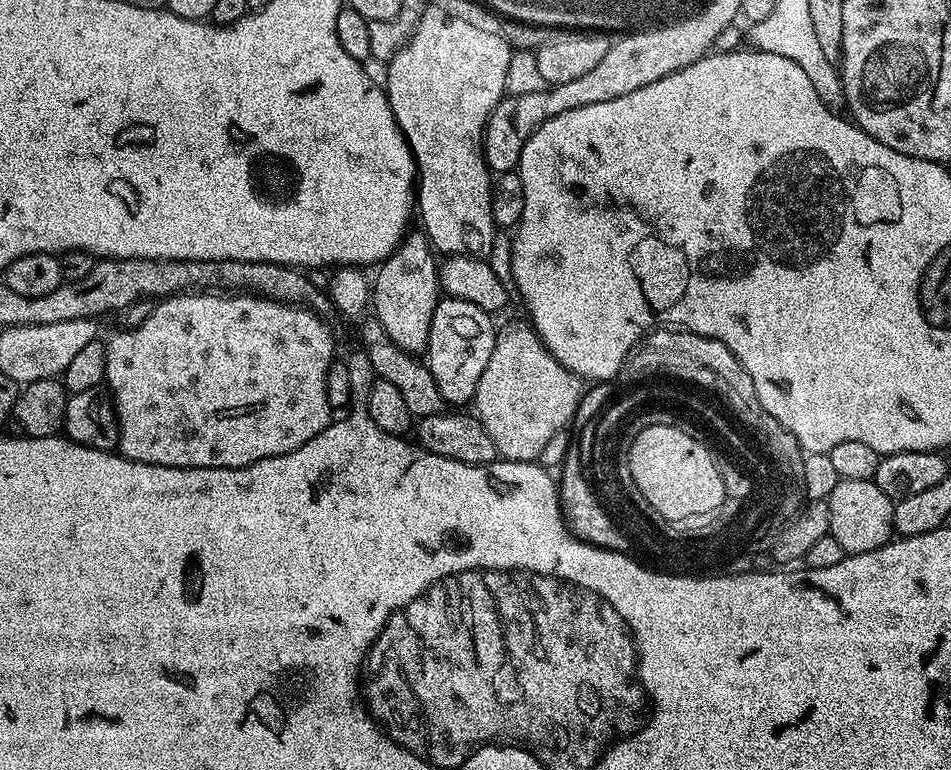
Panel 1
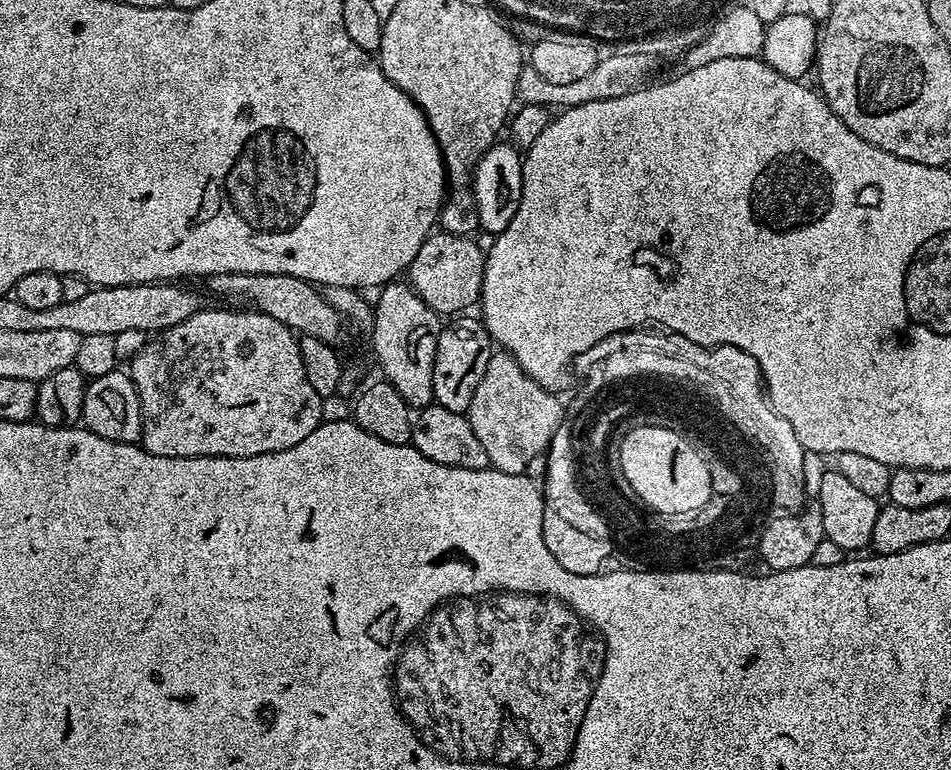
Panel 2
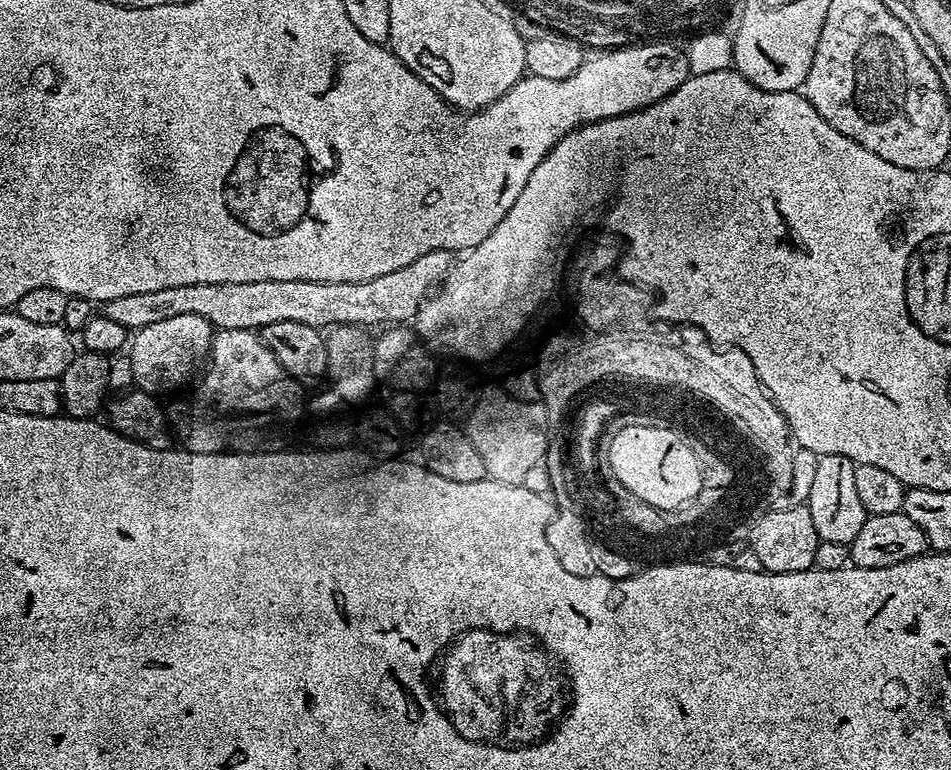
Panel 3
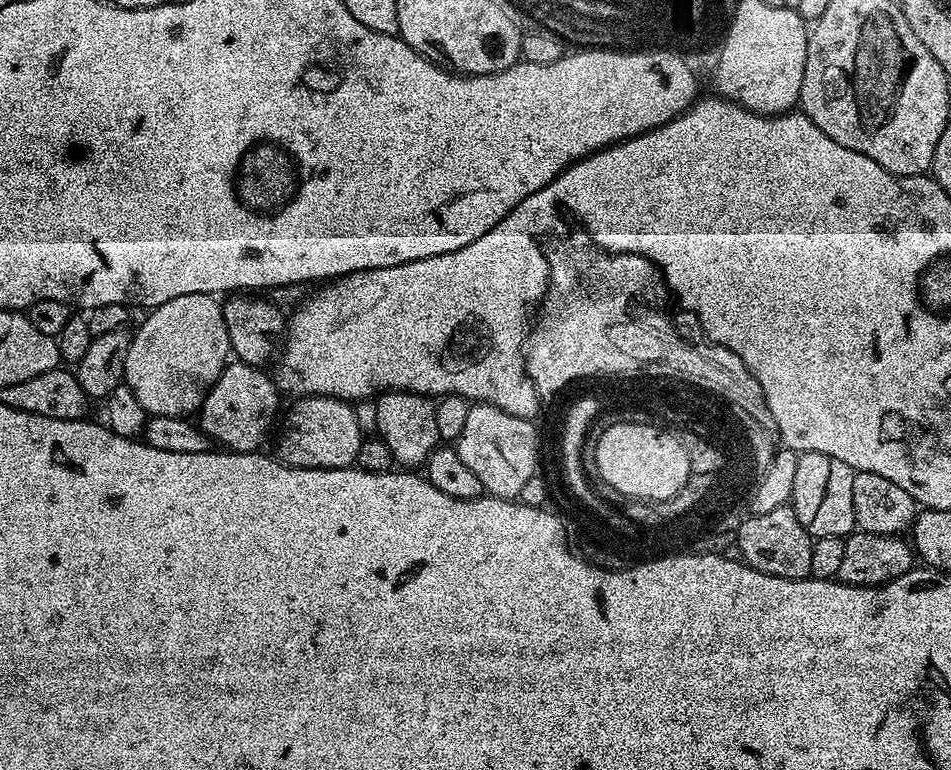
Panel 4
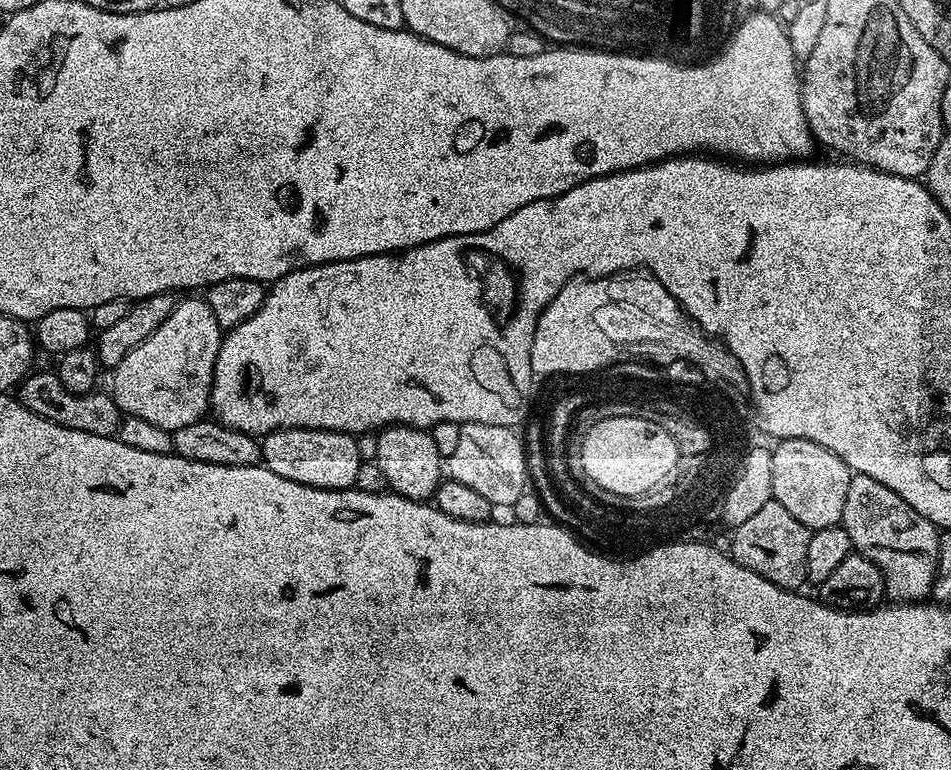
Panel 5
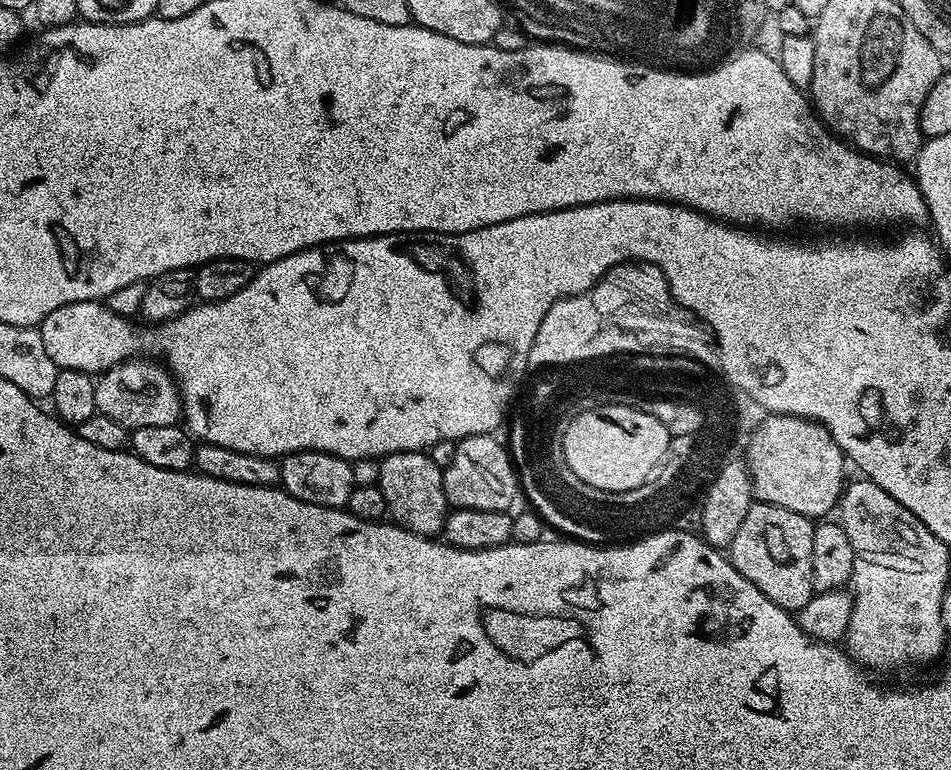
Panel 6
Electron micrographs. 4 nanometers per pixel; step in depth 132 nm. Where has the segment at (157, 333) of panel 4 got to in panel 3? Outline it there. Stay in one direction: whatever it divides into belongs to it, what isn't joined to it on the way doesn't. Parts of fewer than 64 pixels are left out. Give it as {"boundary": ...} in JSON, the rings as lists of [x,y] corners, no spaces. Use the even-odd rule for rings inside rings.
{"boundary":[[[178,314],[137,329],[129,339],[127,353],[134,373],[133,385],[139,391],[161,394],[184,383],[194,366],[209,355],[213,335],[212,324],[198,314]]]}

